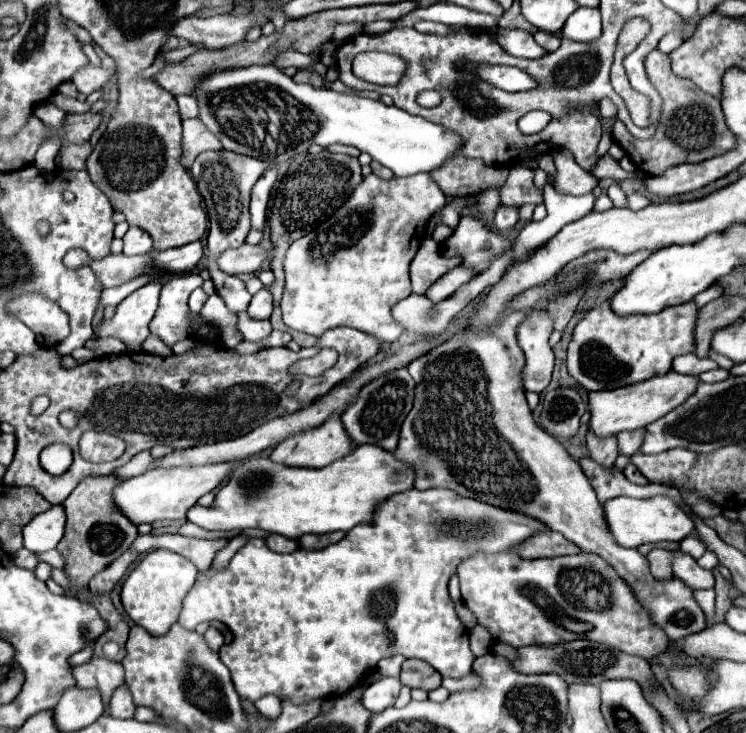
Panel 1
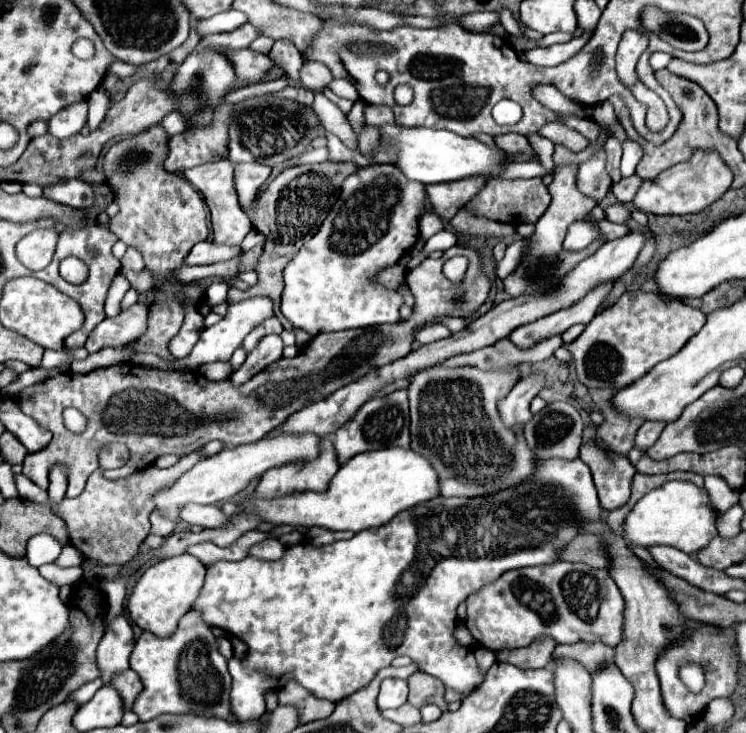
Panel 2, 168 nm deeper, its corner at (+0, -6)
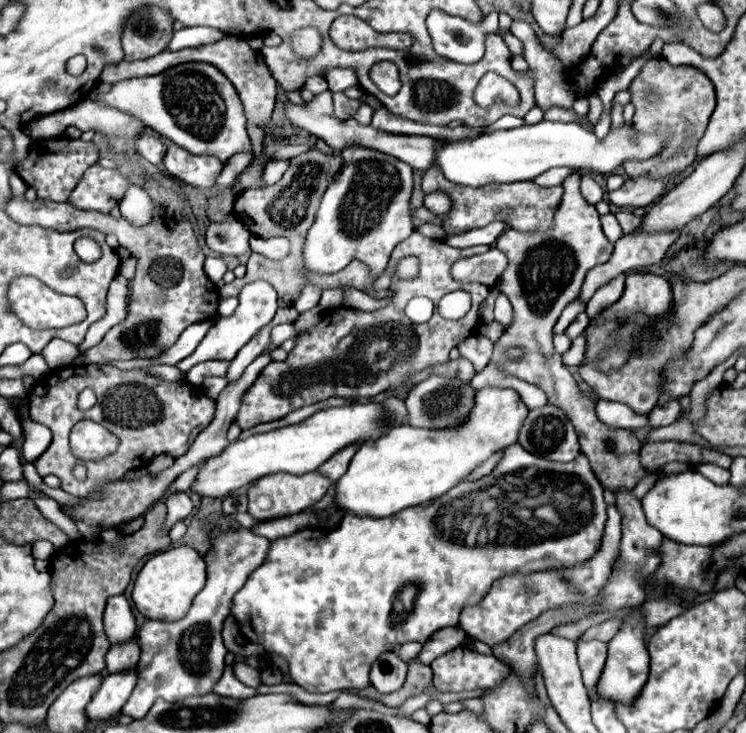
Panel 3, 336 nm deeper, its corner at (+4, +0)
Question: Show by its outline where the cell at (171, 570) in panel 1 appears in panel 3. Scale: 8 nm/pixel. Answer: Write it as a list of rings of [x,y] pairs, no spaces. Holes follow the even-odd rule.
[[[177,546],[165,552],[157,552],[145,562],[145,566],[139,570],[131,596],[137,610],[145,618],[171,622],[187,614],[193,602],[193,596],[205,586],[205,578],[207,578],[207,572],[205,572],[203,556],[191,546]]]

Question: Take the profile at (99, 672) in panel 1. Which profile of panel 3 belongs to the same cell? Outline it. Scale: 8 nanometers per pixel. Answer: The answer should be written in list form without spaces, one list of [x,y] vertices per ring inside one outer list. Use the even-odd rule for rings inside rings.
[[[123,594],[111,596],[107,600],[103,620],[105,620],[105,632],[107,632],[111,644],[119,644],[119,642],[131,640],[135,636],[135,628],[137,628],[135,616]]]

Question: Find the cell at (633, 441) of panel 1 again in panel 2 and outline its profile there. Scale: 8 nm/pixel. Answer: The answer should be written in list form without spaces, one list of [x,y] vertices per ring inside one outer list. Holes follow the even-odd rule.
[[[645,422],[639,430],[637,430],[637,436],[635,436],[635,448],[639,448],[639,450],[647,450],[647,448],[651,448],[655,442],[657,442],[657,438],[659,438],[659,434],[661,434],[661,430],[665,428],[665,422]]]

